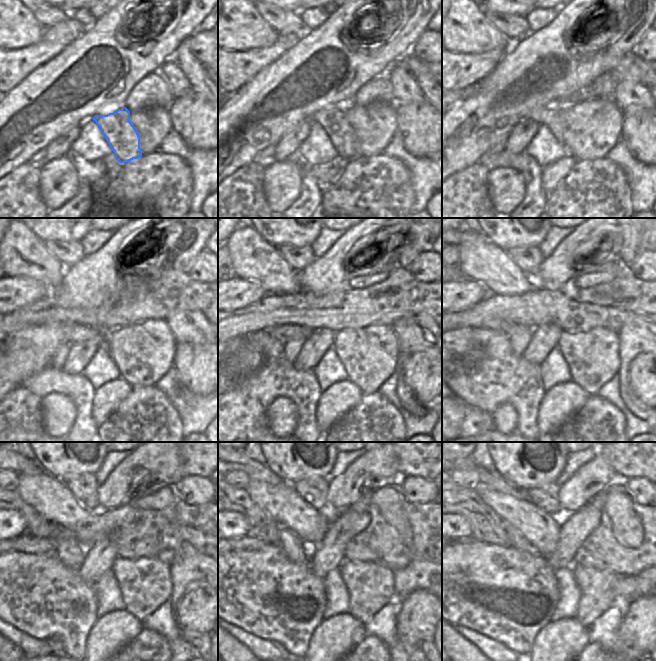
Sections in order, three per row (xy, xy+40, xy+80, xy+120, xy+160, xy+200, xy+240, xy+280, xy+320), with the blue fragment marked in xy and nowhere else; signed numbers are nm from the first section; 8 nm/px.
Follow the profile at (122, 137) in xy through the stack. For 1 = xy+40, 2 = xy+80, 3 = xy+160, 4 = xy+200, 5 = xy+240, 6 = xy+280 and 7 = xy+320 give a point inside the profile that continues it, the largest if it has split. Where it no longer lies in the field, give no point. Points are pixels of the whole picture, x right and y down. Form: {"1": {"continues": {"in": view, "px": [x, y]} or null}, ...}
{"1": {"continues": {"in": "xy+40", "px": [333, 120]}}, "2": {"continues": {"in": "xy+80", "px": [552, 116]}}, "3": {"continues": {"in": "xy+160", "px": [284, 333]}}, "4": {"continues": {"in": "xy+200", "px": [496, 325]}}, "5": {"continues": {"in": "xy+240", "px": [31, 544]}}, "6": {"continues": {"in": "xy+280", "px": [251, 544]}}, "7": {"continues": {"in": "xy+320", "px": [467, 540]}}}

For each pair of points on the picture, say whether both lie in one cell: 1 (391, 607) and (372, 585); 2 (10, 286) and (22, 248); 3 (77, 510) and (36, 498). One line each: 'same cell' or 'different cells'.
1: different cells
2: different cells
3: same cell

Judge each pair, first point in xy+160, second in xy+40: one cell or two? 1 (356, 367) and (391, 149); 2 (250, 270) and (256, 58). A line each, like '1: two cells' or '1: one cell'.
1: two cells
2: two cells

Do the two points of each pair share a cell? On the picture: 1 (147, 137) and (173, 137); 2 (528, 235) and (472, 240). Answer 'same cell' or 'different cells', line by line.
1: different cells
2: different cells

